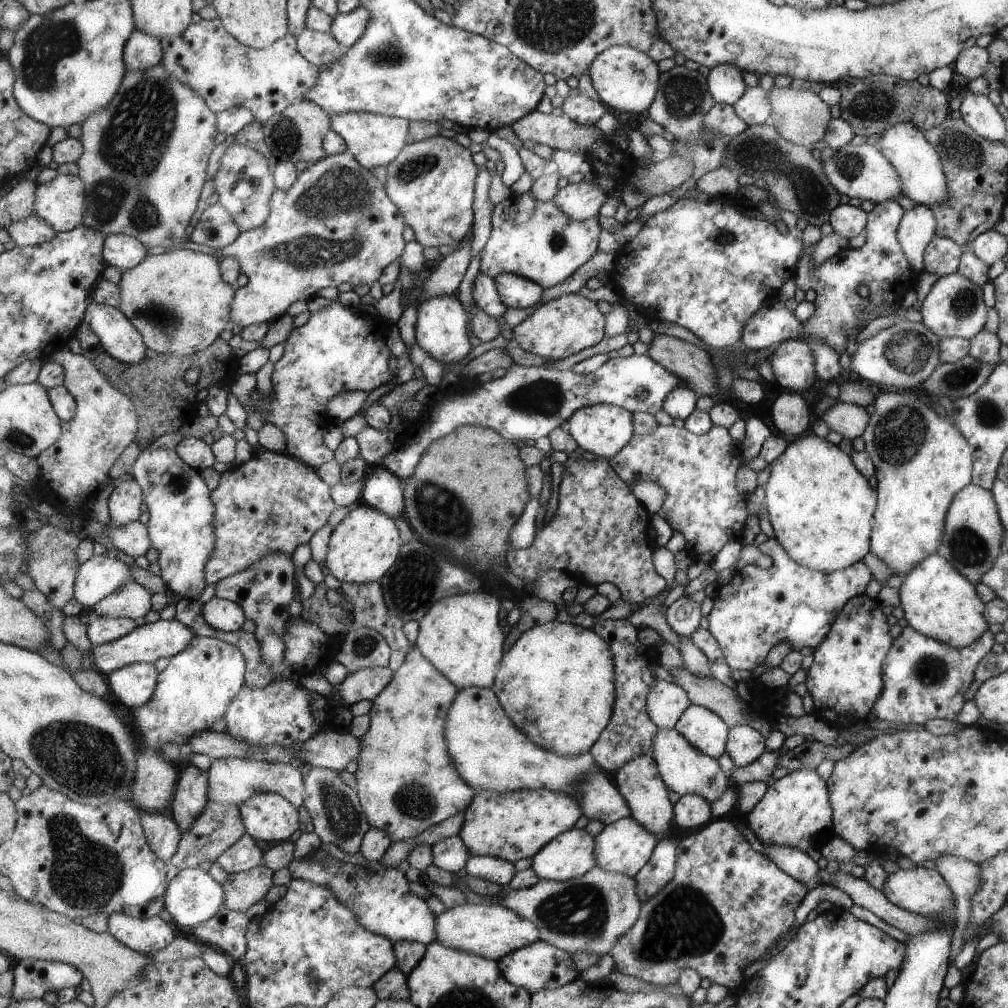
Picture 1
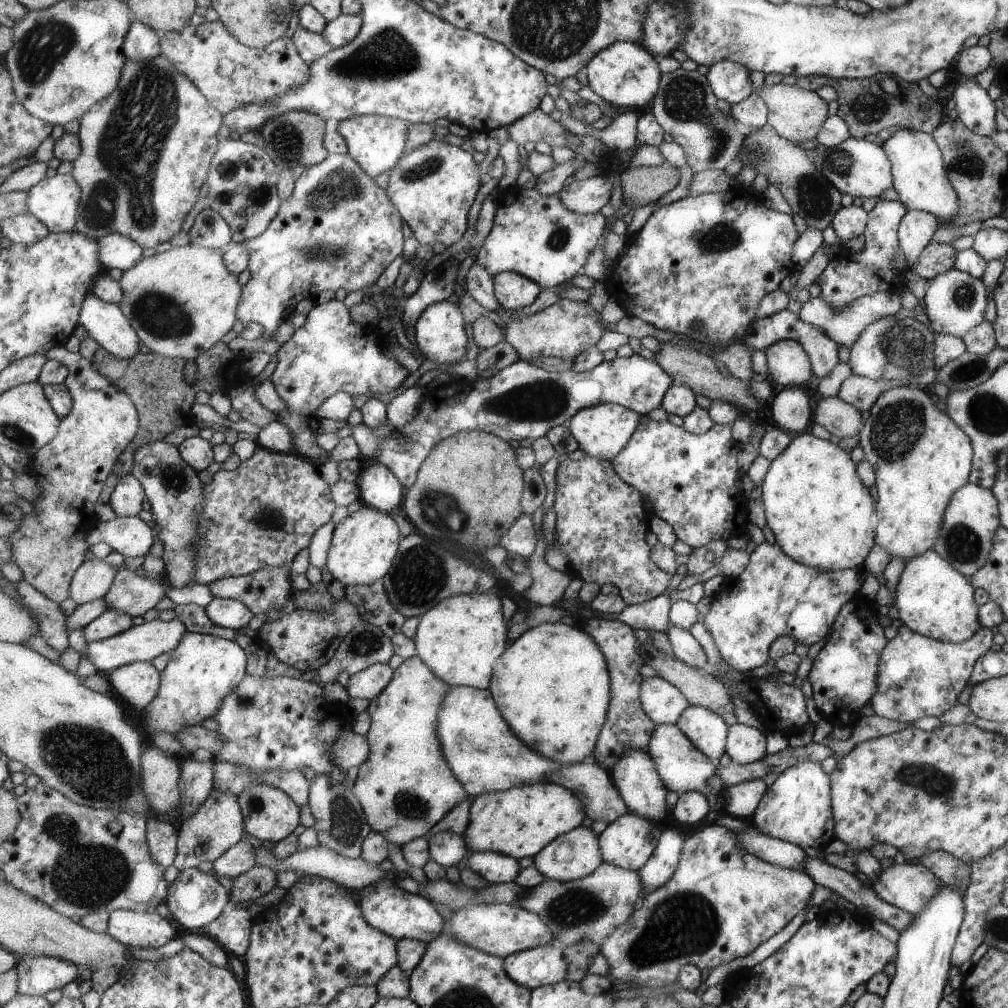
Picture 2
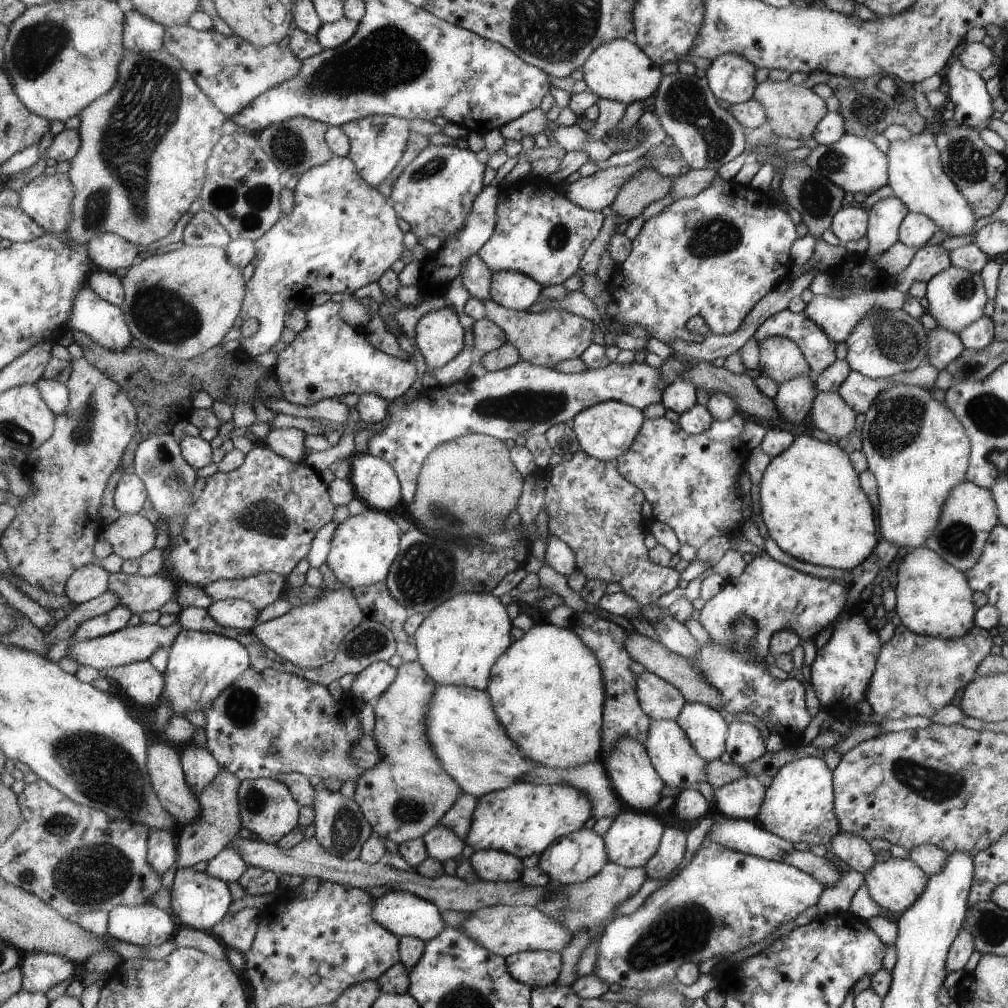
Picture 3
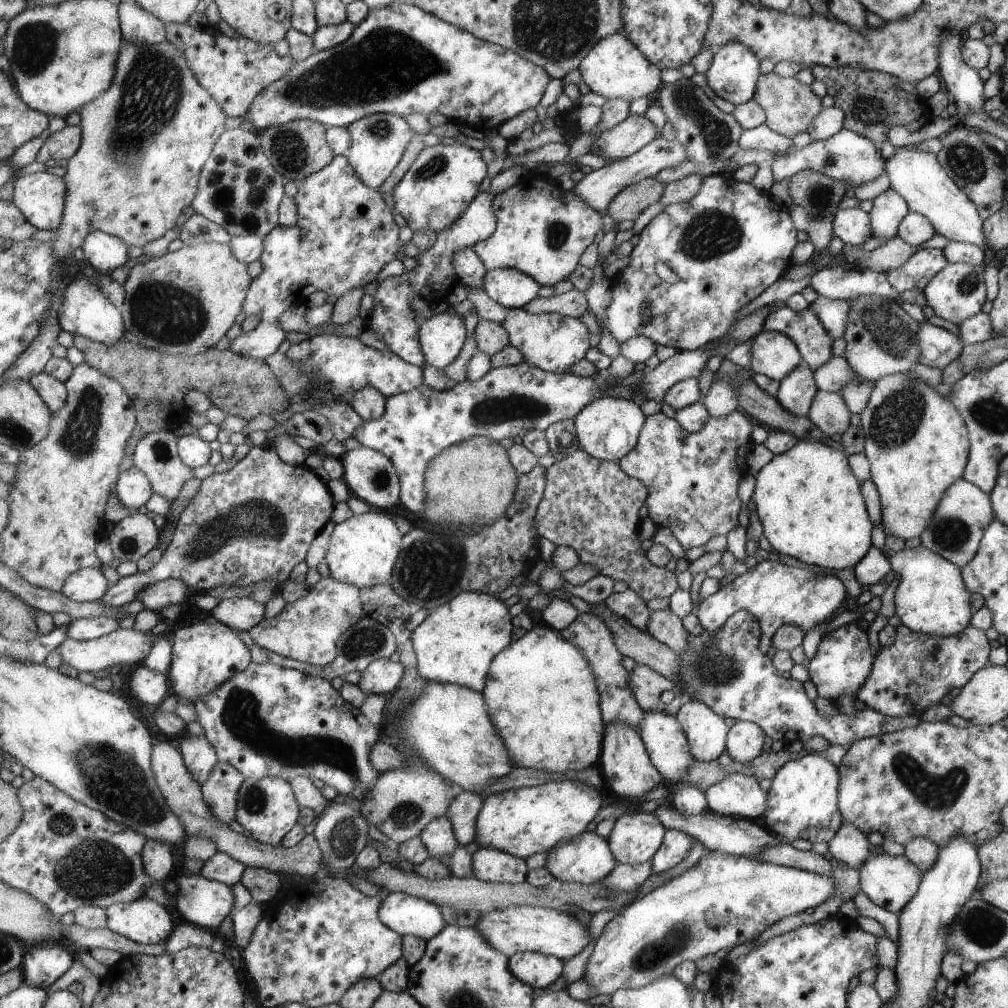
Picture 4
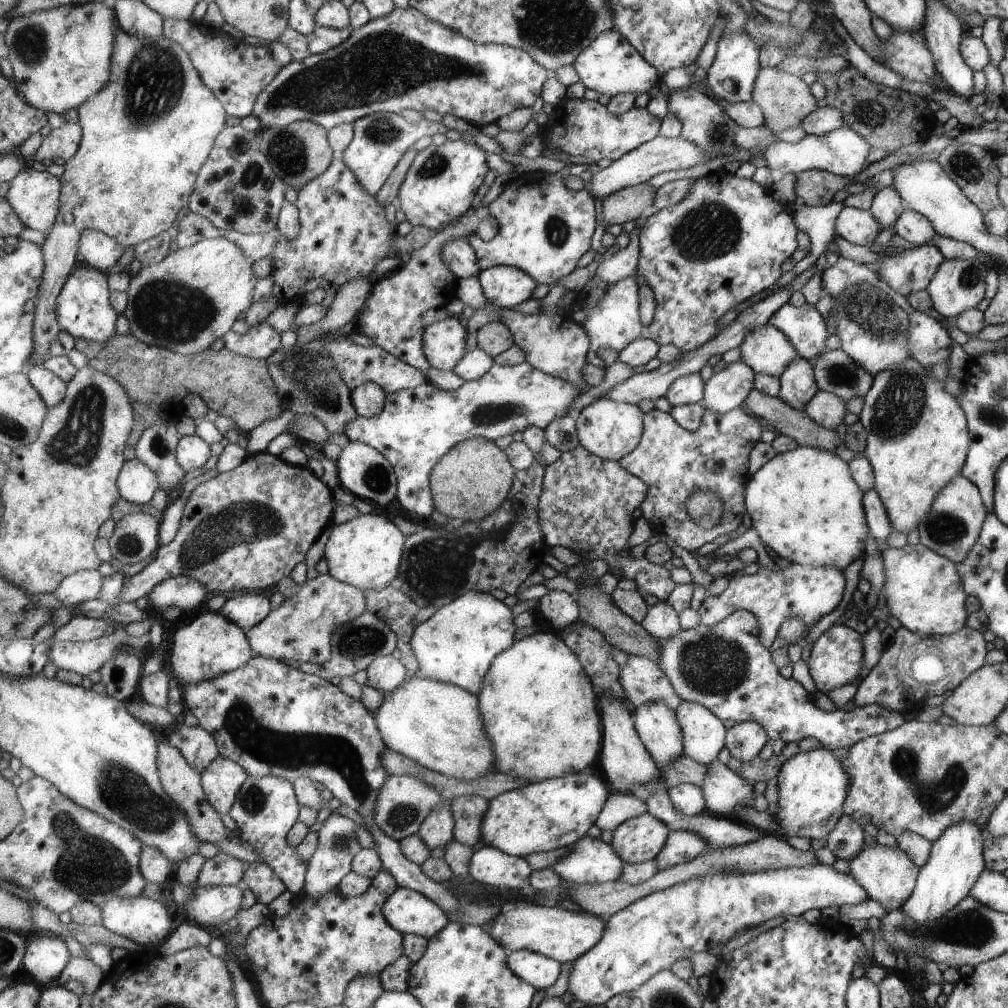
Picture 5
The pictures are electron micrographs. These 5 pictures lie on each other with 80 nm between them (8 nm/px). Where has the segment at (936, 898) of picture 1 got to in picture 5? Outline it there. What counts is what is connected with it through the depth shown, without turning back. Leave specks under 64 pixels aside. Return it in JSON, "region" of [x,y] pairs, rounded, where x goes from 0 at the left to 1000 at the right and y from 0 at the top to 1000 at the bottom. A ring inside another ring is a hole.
{"region":[[[869,836],[855,844],[842,855],[843,867],[858,883],[862,892],[872,895],[878,905],[894,901],[903,891],[911,869],[911,858],[892,841],[883,841]]]}

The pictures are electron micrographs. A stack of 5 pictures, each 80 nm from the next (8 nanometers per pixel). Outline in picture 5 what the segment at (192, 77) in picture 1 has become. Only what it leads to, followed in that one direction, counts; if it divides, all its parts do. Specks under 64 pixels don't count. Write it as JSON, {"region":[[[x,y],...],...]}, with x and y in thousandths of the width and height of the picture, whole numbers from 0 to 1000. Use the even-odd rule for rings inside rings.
{"region":[[[192,18],[178,20],[162,19],[162,36],[182,45],[188,53],[199,79],[213,92],[215,99],[225,109],[225,114],[238,118],[252,110],[256,95],[273,79],[280,69],[263,45],[251,45],[242,39],[233,40],[219,29],[214,29]]]}

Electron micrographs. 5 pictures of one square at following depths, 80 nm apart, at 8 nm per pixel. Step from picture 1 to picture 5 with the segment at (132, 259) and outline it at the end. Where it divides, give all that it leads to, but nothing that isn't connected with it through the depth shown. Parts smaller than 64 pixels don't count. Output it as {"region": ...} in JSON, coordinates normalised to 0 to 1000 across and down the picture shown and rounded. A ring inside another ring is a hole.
{"region":[[[89,227],[82,229],[77,250],[91,265],[105,270],[122,256],[124,247],[114,235]]]}

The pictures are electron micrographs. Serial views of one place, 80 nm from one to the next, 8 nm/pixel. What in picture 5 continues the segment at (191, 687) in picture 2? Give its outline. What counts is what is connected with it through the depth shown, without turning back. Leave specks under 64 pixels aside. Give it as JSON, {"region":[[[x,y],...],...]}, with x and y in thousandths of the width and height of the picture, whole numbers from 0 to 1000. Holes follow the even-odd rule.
{"region":[[[213,606],[201,607],[188,619],[174,625],[169,659],[171,669],[178,676],[179,682],[215,674],[226,667],[243,662],[253,651],[244,628],[236,619]]]}

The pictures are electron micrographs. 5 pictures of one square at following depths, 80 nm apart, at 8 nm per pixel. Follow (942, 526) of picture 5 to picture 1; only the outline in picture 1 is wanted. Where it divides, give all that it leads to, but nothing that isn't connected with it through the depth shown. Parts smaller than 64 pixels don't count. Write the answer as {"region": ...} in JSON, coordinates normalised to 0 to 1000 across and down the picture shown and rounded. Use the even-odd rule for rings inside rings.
{"region":[[[961,479],[945,491],[938,509],[935,535],[929,549],[968,580],[992,551],[996,528],[983,487]]]}

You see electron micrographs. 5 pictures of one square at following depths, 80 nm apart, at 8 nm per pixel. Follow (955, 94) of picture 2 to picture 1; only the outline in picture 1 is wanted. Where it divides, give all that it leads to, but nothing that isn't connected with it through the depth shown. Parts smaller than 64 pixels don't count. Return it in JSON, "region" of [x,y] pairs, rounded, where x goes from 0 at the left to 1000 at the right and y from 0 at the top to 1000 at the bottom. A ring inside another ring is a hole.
{"region":[[[960,89],[952,95],[954,96],[950,106],[952,117],[973,137],[993,142],[999,129],[997,129],[996,118],[987,109],[988,105],[985,105],[978,95],[964,93]]]}

